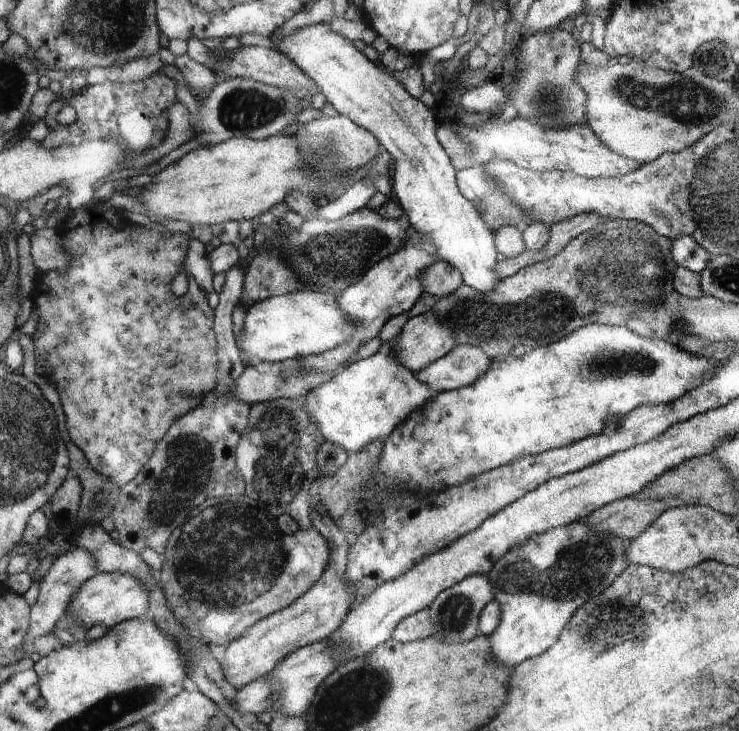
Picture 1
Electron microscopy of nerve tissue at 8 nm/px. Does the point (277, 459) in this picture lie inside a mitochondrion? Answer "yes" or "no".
yes

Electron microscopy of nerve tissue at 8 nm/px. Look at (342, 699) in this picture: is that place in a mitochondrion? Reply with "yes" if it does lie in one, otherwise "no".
yes

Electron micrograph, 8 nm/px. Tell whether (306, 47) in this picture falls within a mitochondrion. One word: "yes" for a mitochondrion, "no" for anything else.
no

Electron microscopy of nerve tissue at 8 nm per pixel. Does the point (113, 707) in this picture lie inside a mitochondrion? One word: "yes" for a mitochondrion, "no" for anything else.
yes

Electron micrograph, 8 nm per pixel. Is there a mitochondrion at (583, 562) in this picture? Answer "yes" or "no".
yes

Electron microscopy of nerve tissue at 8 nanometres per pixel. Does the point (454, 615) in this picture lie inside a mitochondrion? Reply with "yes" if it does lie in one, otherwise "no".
yes

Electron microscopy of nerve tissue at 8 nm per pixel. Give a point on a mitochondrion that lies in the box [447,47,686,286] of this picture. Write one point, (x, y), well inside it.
(543, 102)

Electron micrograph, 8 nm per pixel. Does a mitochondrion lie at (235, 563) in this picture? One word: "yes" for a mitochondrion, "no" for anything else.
yes

